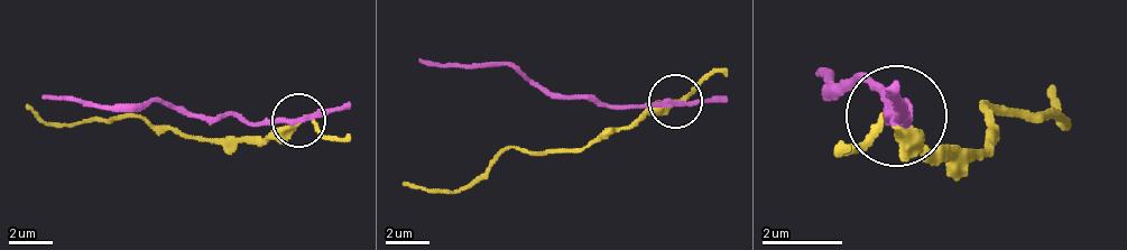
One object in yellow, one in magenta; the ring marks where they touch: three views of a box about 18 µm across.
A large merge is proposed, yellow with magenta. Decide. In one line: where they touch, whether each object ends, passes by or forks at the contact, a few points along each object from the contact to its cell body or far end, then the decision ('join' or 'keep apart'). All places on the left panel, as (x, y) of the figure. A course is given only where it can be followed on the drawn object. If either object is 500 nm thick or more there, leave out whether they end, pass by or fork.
place (298, 120); yellow passes by; magenta passes by; course yellow (299, 121), (262, 137), (209, 137), (155, 132), (132, 116), (79, 127), (47, 127), (25, 105); course magenta (299, 121), (182, 116), (155, 100), (128, 105), (42, 100); keep apart

